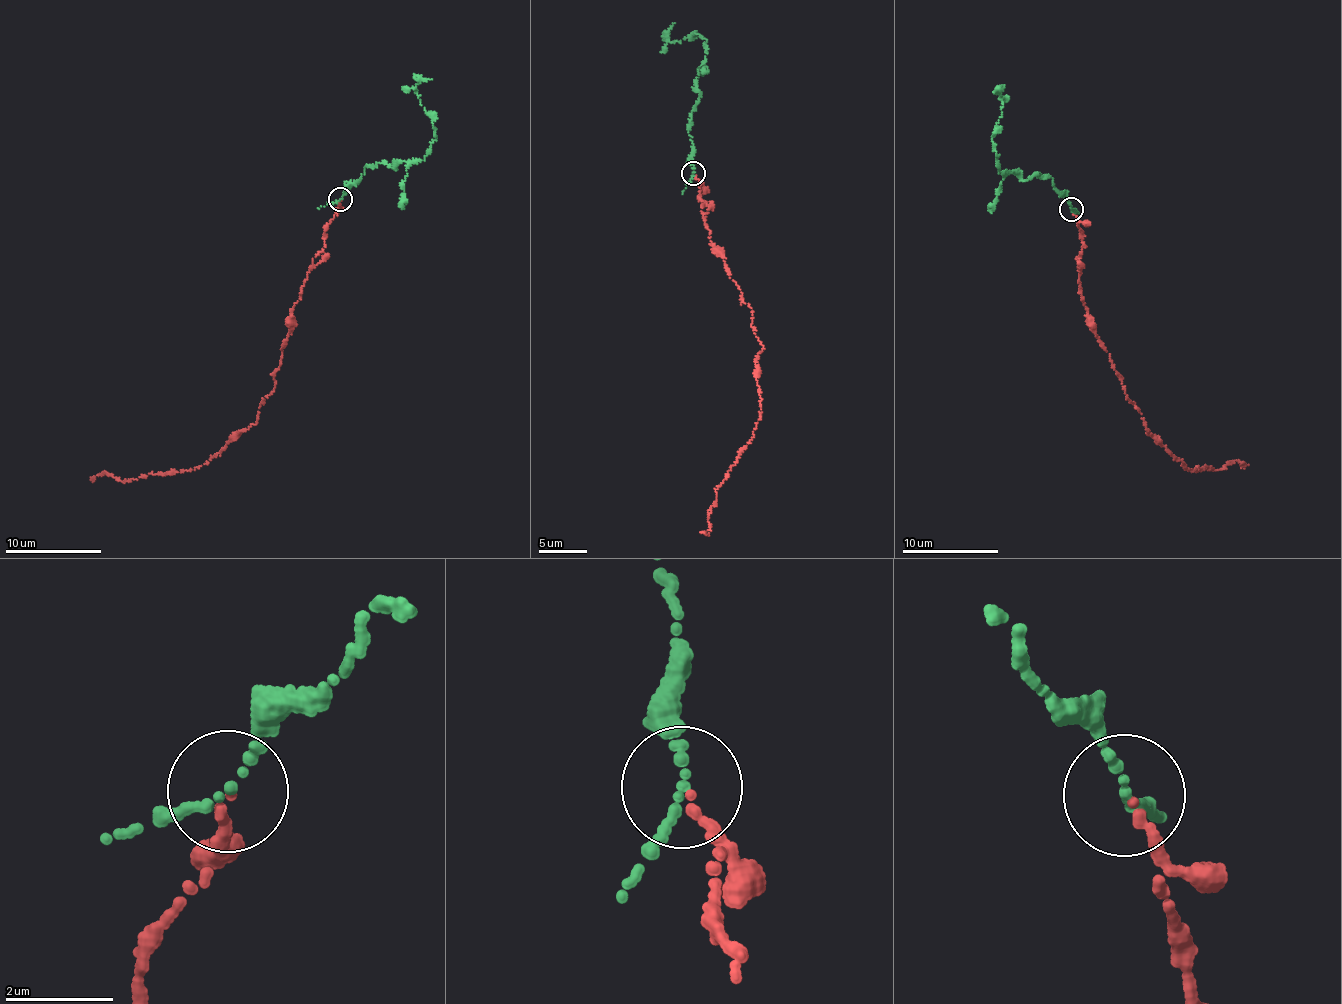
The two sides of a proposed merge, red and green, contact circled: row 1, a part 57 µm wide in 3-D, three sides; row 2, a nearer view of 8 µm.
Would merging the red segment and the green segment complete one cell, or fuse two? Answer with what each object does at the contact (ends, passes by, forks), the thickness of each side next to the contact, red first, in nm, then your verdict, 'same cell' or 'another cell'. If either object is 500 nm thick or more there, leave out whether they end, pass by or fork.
red ends | green passes by | 170/180 nm | same cell

